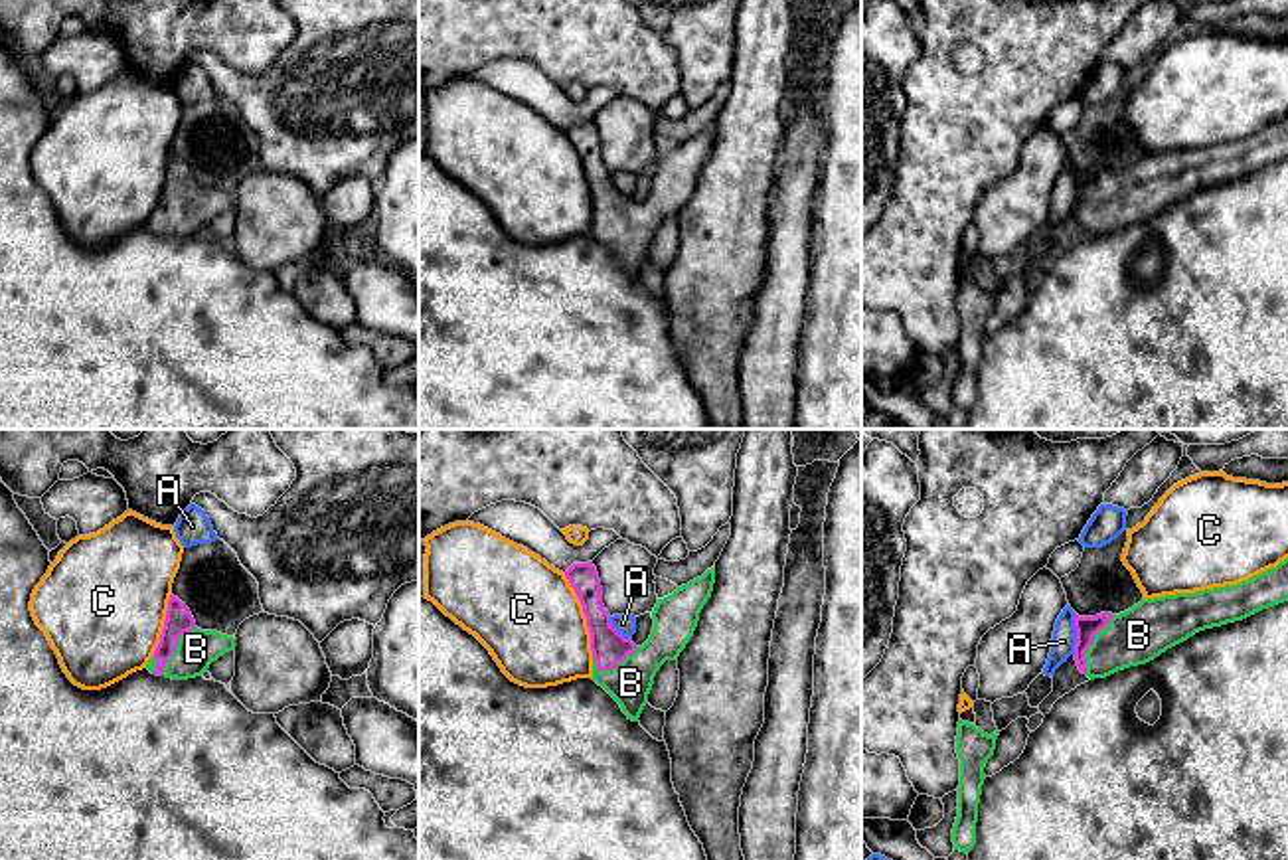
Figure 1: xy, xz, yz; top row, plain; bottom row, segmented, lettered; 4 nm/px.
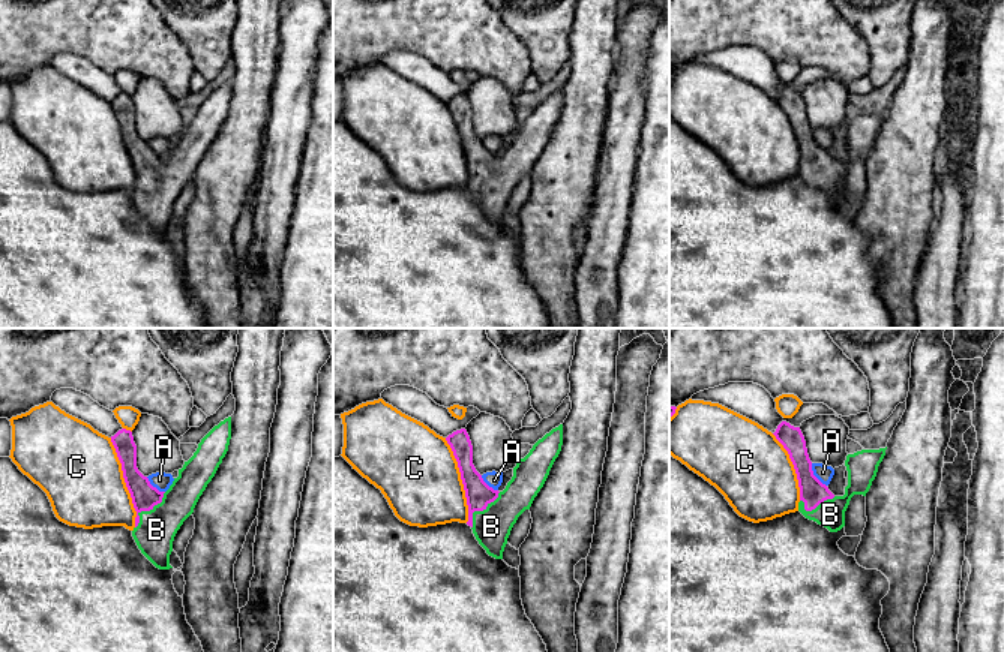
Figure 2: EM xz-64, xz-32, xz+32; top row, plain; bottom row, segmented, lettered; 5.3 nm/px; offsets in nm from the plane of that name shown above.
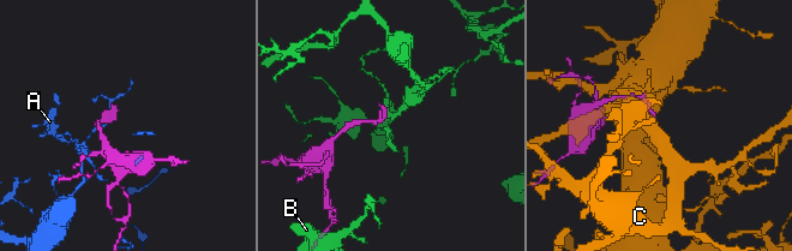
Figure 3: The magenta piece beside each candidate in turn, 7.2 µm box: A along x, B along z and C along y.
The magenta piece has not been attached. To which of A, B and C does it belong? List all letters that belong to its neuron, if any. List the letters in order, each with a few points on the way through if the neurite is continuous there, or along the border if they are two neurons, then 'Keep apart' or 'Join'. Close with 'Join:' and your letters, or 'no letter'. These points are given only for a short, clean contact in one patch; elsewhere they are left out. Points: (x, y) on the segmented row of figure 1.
A: Keep apart
B: Path across: yz (1087, 627), (1091, 643), (1113, 643), (1138, 635). Join
C: Keep apart
Join: B

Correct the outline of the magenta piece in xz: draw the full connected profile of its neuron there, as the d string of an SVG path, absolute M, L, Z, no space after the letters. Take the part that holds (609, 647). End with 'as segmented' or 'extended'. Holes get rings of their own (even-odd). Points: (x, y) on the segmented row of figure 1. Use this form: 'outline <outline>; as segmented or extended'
outline M593 561L573 563L565 577L587 617L595 682L620 704L628 720L638 722L648 704L656 672L666 660L678 660L693 637L699 613L713 591L715 567L658 599L652 611L654 629L642 646L636 646L612 627Z; extended

